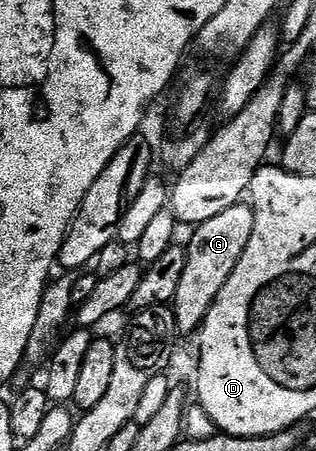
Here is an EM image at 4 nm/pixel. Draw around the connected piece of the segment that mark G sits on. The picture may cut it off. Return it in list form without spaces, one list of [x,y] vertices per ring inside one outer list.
[[[248,203],[226,207],[226,211],[214,215],[214,219],[206,219],[195,226],[191,233],[192,238],[186,241],[186,268],[178,283],[178,295],[170,306],[174,311],[176,332],[180,335],[195,334],[199,330],[222,287],[226,287],[226,279],[234,275],[238,259],[242,259],[242,251],[246,251],[246,243],[250,243],[250,235],[254,235],[254,211]]]

